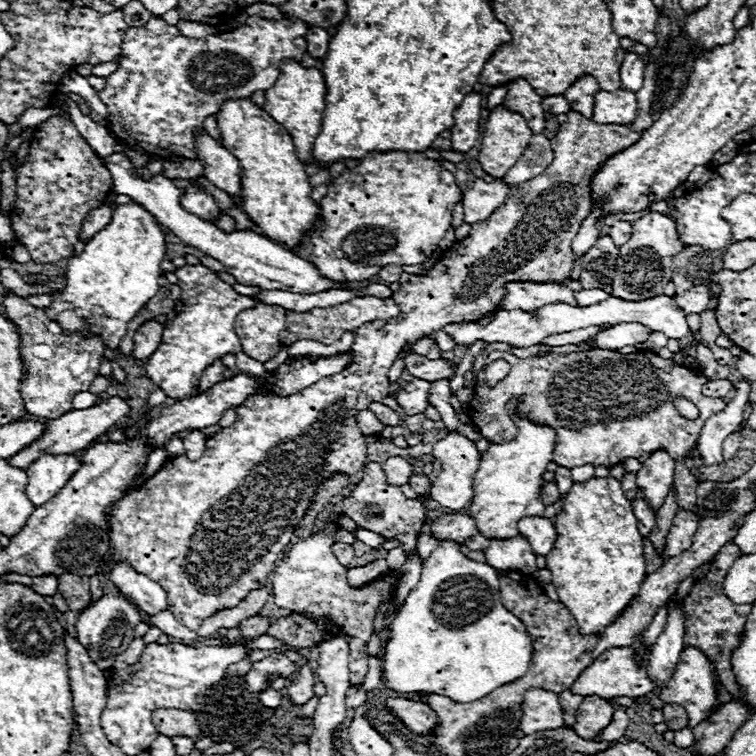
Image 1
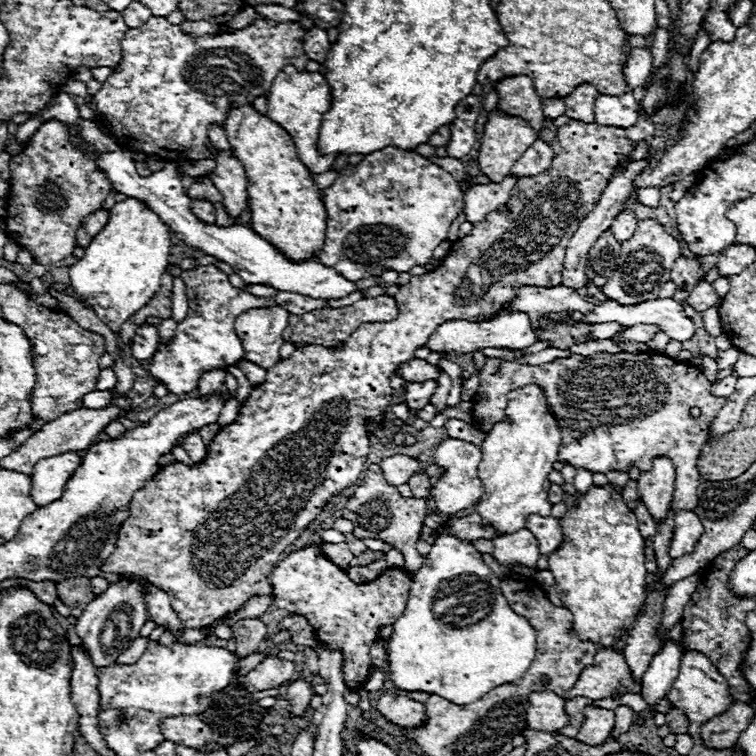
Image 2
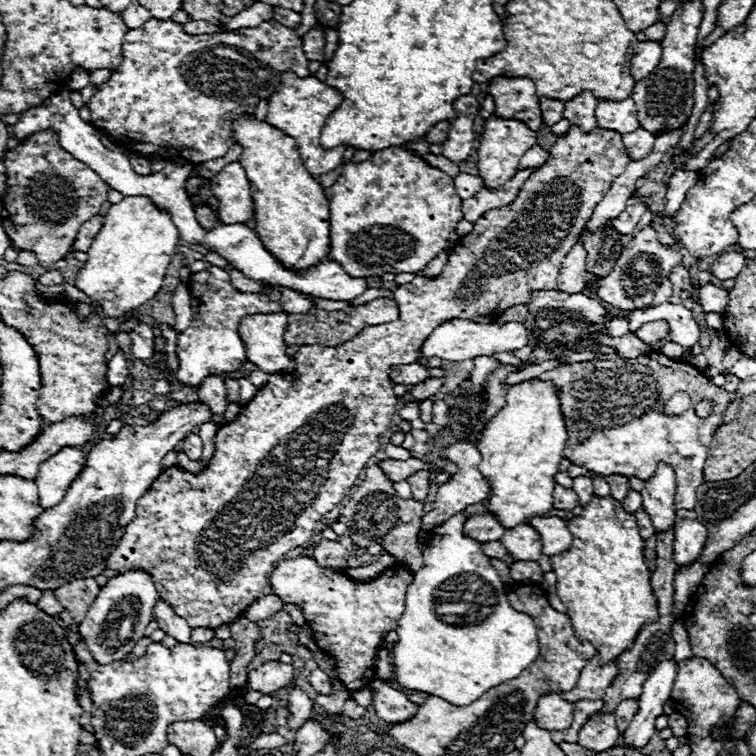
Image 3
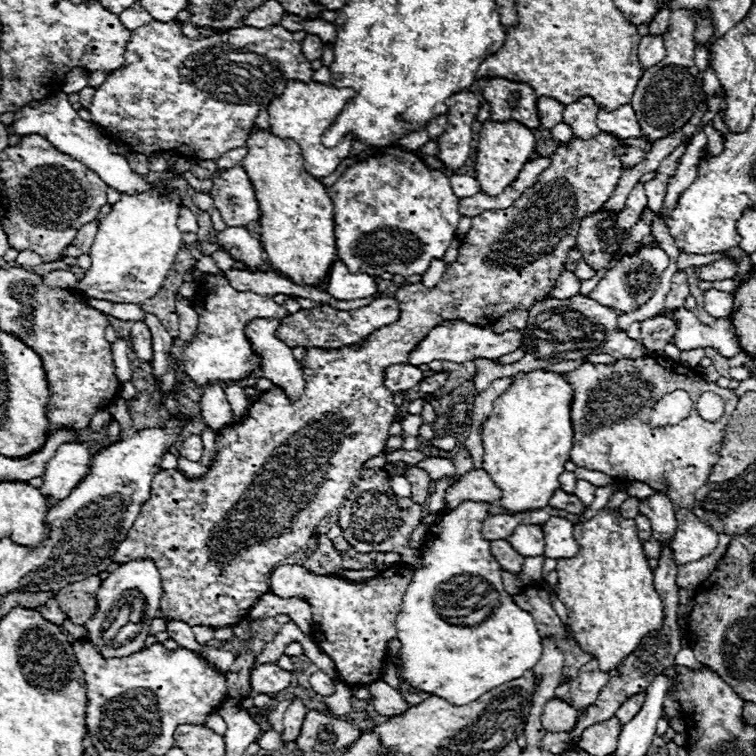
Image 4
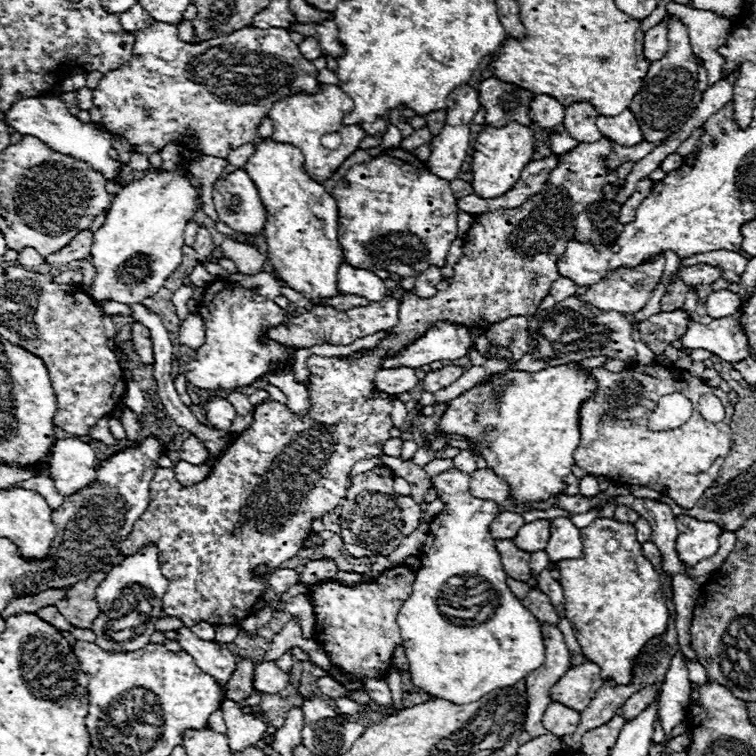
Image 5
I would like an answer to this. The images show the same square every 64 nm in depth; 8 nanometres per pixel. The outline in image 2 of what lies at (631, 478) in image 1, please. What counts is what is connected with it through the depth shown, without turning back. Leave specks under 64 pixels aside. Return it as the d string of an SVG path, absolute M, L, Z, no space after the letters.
M628 480L626 482L626 486L624 486L624 490L622 490L622 498L624 498L624 502L626 502L626 506L632 510L634 506L636 506L636 502L638 502L638 488L636 488L636 480Z

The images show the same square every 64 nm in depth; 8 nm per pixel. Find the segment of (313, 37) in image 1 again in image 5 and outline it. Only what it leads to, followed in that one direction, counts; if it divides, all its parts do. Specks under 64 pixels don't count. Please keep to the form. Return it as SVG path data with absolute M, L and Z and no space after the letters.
M312 36L304 38L304 42L300 42L298 46L300 46L302 56L304 56L306 60L316 60L316 58L320 58L320 56L322 56L322 48L320 48L318 40L316 40L316 38L312 38Z

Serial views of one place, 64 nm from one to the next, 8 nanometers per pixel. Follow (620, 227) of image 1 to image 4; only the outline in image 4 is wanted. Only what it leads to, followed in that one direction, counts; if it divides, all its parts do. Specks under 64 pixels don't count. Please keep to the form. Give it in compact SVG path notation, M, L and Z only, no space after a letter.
M638 184L634 186L634 190L630 192L630 198L624 206L624 210L618 214L616 218L616 224L622 228L622 230L630 230L630 226L634 226L642 212L646 208L646 192L644 192L644 184Z

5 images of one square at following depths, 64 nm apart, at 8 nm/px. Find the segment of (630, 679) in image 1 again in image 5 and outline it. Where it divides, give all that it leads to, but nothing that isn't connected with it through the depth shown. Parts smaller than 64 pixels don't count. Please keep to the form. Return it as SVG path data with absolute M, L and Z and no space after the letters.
M584 662L576 668L570 668L560 682L552 688L550 698L552 702L560 702L570 706L576 712L582 712L594 698L596 690L604 684L604 678L594 674L594 664Z

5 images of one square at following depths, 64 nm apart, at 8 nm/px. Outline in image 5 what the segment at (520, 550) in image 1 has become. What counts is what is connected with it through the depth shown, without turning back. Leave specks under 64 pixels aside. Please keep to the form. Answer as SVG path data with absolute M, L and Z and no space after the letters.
M536 520L536 522L524 524L522 530L518 530L518 534L512 540L520 550L534 554L546 548L548 538L550 538L550 520Z

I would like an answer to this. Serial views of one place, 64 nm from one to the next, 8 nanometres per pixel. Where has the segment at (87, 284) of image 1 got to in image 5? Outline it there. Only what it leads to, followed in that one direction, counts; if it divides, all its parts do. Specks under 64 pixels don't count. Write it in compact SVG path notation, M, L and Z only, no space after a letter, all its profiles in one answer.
M184 172L146 174L142 180L130 182L114 198L104 224L94 236L92 264L96 268L92 286L82 286L94 300L142 302L156 294L166 278L182 262L184 226L198 208L196 188Z

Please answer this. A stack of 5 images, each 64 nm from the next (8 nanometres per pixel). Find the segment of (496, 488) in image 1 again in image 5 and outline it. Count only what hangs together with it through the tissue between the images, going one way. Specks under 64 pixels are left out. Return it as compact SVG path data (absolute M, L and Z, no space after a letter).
M574 364L548 366L534 374L520 370L506 372L502 378L492 380L488 386L476 384L462 396L454 398L440 420L440 432L474 438L480 444L488 468L494 470L496 476L508 482L510 498L514 504L520 506L520 504L546 502L550 496L560 494L566 486L562 478L570 474L570 466L574 466L572 454L580 444L578 408L582 400L588 398L594 390L596 382L586 376L586 368L574 368Z

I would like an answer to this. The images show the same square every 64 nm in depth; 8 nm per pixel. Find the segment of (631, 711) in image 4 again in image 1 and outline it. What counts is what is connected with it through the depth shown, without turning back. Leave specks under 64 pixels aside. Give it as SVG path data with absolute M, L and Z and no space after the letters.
M616 710L610 726L606 726L606 730L602 730L602 734L596 734L594 742L614 742L614 740L622 738L624 732L626 732L628 722L630 722L630 718L626 716L626 712L624 710Z

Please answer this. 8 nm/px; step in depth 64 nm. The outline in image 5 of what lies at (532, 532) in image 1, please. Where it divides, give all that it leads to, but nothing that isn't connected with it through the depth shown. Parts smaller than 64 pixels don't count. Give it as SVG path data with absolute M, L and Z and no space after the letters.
M568 518L550 520L550 538L546 544L546 554L550 560L572 560L582 554L582 538L578 528Z

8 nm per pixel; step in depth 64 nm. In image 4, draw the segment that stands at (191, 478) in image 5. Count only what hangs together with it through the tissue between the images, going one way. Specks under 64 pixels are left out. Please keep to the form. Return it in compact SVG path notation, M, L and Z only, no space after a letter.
M178 458L178 468L176 470L182 472L184 476L188 476L188 478L202 478L208 472L208 468L204 468L200 462L190 462L186 458Z

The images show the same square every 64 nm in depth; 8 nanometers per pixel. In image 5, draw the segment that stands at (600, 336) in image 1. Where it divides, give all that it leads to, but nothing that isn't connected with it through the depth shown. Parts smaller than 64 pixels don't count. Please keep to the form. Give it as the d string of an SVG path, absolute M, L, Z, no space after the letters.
M682 308L674 312L660 312L642 322L640 338L654 354L664 354L664 348L668 344L682 338L682 334L686 332L686 324L688 316Z

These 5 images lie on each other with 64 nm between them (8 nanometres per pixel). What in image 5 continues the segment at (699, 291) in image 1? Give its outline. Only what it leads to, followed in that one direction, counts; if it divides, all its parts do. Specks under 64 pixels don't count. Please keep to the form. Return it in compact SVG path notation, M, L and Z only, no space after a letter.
M718 290L718 292L712 292L708 298L706 298L706 310L708 310L708 316L712 316L714 320L716 318L726 318L726 316L732 316L740 306L740 298L738 294L730 292L730 290Z

